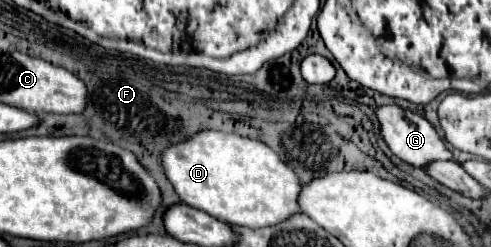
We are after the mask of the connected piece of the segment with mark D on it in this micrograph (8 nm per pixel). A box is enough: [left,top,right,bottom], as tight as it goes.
[162,131,302,229]

